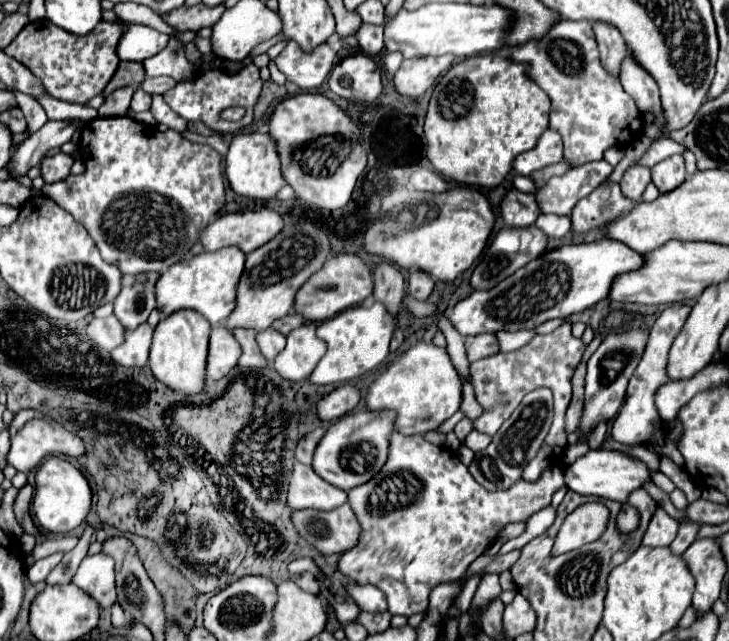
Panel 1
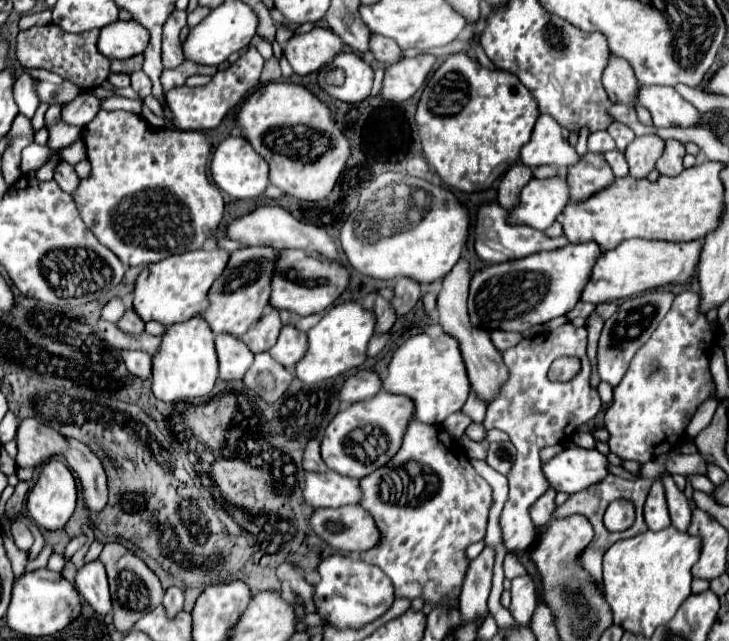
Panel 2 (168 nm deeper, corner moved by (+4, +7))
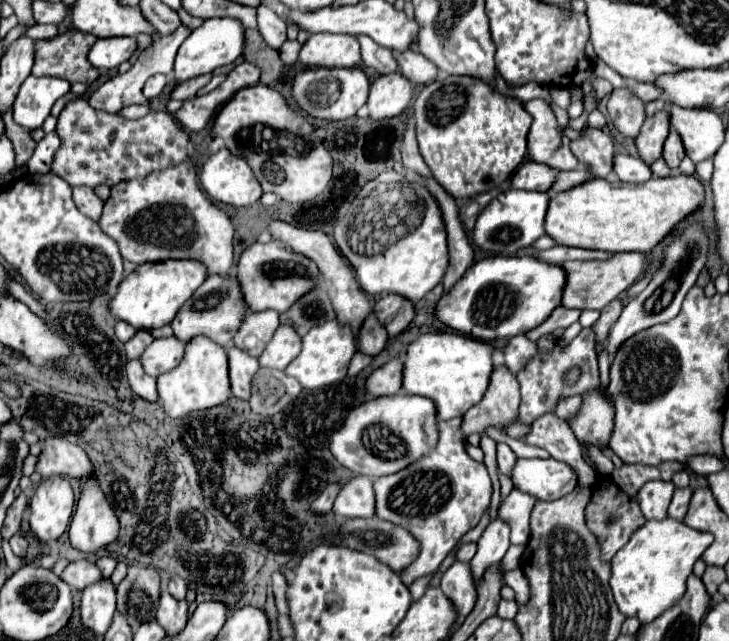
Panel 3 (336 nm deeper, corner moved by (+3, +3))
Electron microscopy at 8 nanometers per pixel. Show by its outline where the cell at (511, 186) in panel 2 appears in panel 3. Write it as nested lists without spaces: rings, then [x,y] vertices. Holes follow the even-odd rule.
[[[528,160],[528,162],[524,162],[520,166],[520,170],[516,170],[510,184],[512,184],[512,188],[518,188],[518,190],[548,192],[550,186],[554,184],[556,174],[558,174],[558,170],[552,170],[552,168],[544,166],[544,164]]]

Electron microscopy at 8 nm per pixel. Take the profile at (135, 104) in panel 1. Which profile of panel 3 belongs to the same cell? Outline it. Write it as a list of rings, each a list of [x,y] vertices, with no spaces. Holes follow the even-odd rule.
[[[154,74],[152,78],[146,80],[146,84],[144,84],[144,88],[142,88],[142,94],[144,94],[146,98],[156,98],[156,96],[162,92],[164,84],[166,84],[166,76],[164,76],[164,74]]]

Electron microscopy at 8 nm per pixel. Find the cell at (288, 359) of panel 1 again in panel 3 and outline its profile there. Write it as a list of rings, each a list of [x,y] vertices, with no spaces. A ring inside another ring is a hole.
[[[280,326],[260,356],[260,366],[284,370],[300,352],[300,336],[290,326]]]

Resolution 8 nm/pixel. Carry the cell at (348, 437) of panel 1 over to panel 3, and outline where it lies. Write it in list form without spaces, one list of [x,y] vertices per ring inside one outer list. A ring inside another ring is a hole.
[[[380,396],[360,406],[352,408],[342,422],[332,432],[330,452],[332,456],[354,474],[380,478],[394,474],[406,464],[412,464],[420,456],[424,456],[436,444],[436,420],[434,420],[434,404],[424,396]]]

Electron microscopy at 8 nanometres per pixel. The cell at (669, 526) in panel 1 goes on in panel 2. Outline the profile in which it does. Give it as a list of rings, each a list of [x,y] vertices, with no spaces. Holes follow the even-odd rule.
[[[659,480],[653,482],[653,486],[649,490],[649,496],[643,506],[643,514],[645,514],[645,522],[647,522],[649,530],[663,530],[671,524],[669,512],[667,512],[667,502],[665,502],[665,488]]]

